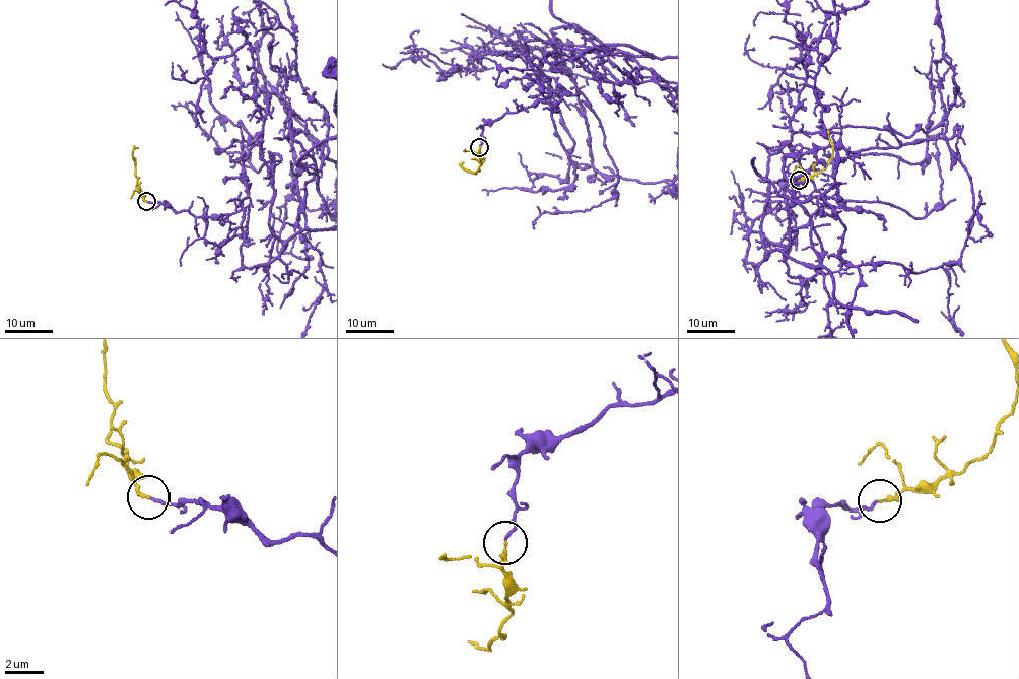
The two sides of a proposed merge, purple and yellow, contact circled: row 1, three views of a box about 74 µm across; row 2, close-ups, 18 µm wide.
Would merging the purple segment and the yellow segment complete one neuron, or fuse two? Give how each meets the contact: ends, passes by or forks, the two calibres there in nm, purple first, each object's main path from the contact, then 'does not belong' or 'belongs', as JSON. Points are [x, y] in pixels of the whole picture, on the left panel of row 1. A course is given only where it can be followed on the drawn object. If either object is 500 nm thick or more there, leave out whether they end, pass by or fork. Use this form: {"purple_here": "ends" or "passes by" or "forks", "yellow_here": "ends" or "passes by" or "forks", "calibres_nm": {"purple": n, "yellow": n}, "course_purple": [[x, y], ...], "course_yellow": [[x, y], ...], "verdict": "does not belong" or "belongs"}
{"purple_here": "ends", "yellow_here": "ends", "calibres_nm": {"purple": 120, "yellow": 150}, "course_purple": [[146, 201], [250, 199], [241, 263], [272, 262], [306, 229], [296, 163]], "course_yellow": [[145, 201], [135, 185], [132, 151], [137, 147]], "verdict": "belongs"}

